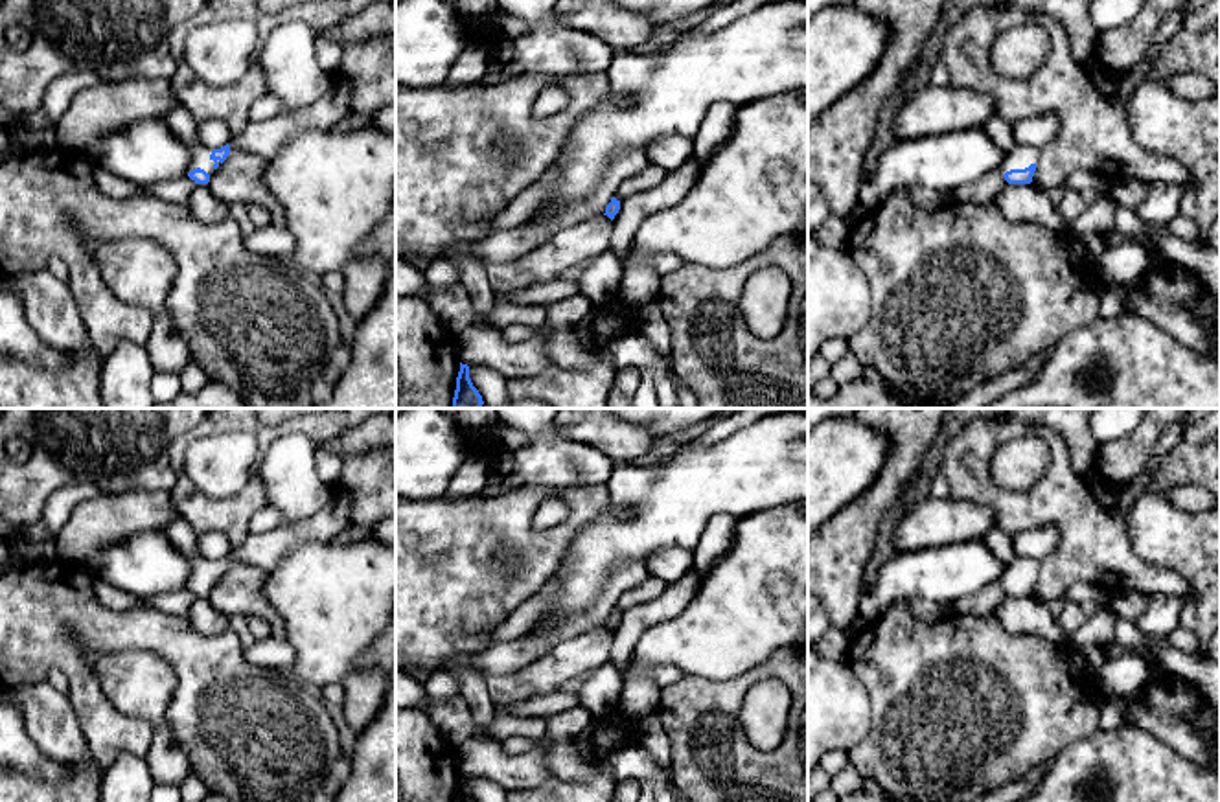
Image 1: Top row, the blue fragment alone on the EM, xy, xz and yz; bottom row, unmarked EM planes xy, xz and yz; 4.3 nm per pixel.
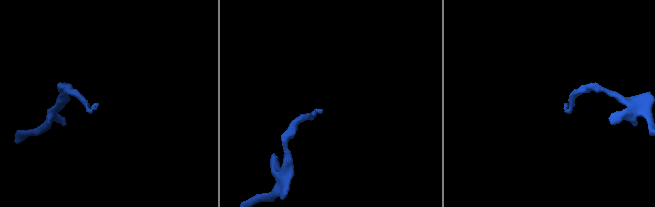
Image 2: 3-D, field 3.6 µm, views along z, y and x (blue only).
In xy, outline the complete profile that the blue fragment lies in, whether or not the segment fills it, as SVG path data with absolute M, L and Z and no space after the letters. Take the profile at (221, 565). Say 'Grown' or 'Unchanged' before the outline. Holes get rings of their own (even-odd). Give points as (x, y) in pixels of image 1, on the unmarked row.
Grown. M333 489L329 502L315 515L265 533L248 533L243 544L221 561L210 561L202 556L188 556L190 579L188 589L195 596L208 596L215 581L232 565L250 565L263 572L272 572L285 554L304 543L331 543L350 522L350 495L342 489Z

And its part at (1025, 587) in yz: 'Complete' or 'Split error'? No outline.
Split error

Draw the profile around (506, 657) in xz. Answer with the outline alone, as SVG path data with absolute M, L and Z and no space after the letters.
M624 563L613 570L594 603L535 635L499 642L482 653L464 655L464 662L478 673L515 673L541 659L558 642L604 627L622 594L646 581L646 563Z

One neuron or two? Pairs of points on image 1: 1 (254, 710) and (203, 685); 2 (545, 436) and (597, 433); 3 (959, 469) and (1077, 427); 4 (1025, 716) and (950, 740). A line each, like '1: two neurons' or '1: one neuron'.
1: one neuron
2: two neurons
3: two neurons
4: one neuron

